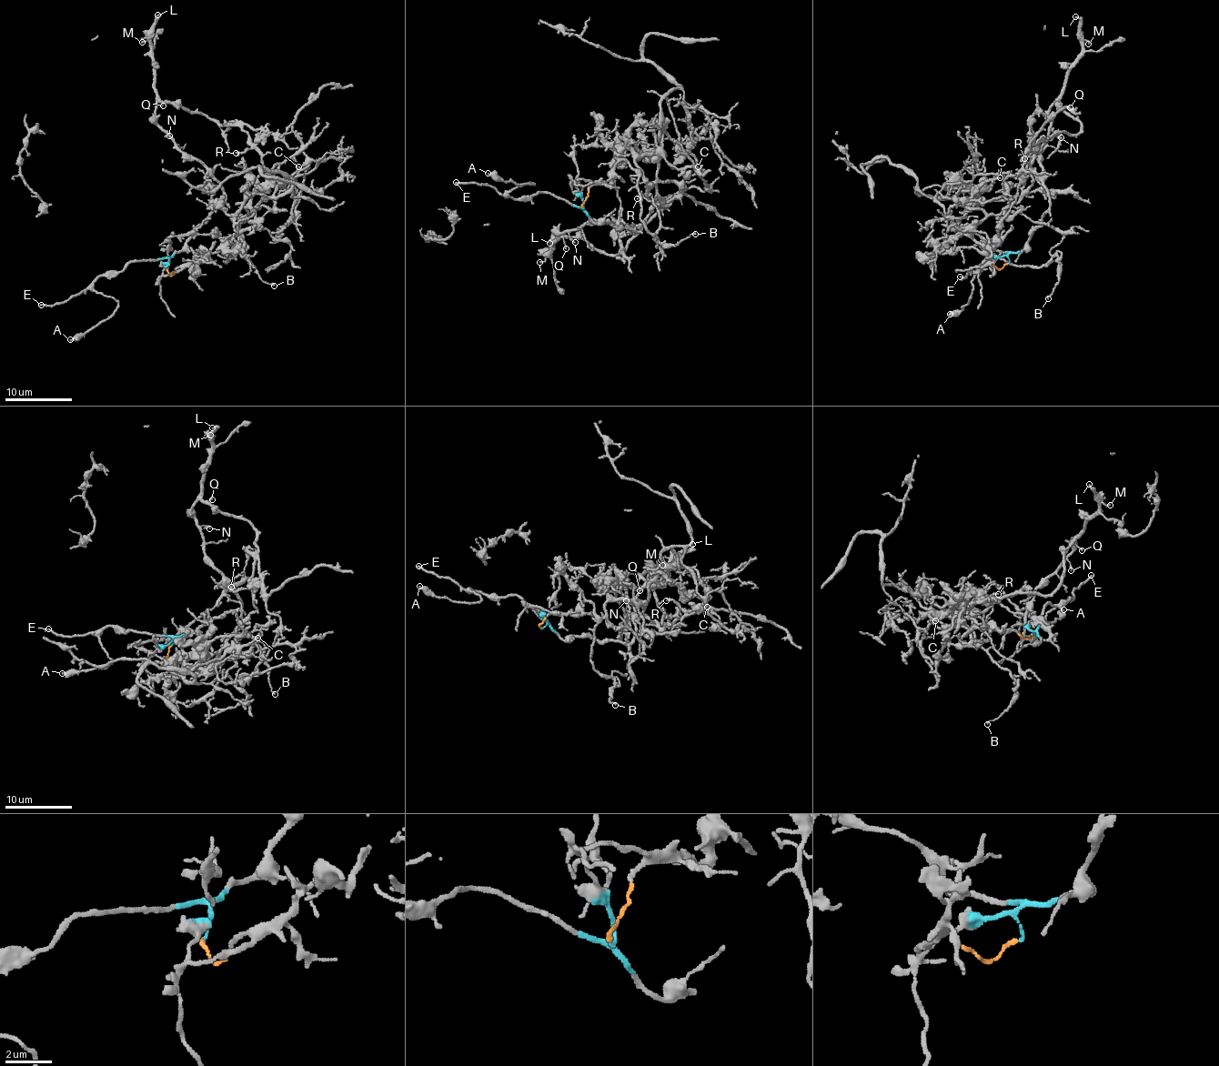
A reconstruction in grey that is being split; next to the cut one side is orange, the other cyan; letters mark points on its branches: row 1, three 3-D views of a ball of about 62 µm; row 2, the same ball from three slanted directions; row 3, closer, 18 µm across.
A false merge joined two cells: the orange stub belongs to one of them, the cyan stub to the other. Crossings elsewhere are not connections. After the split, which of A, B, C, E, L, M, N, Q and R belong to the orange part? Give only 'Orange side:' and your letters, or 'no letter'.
Orange side: B, C, R

